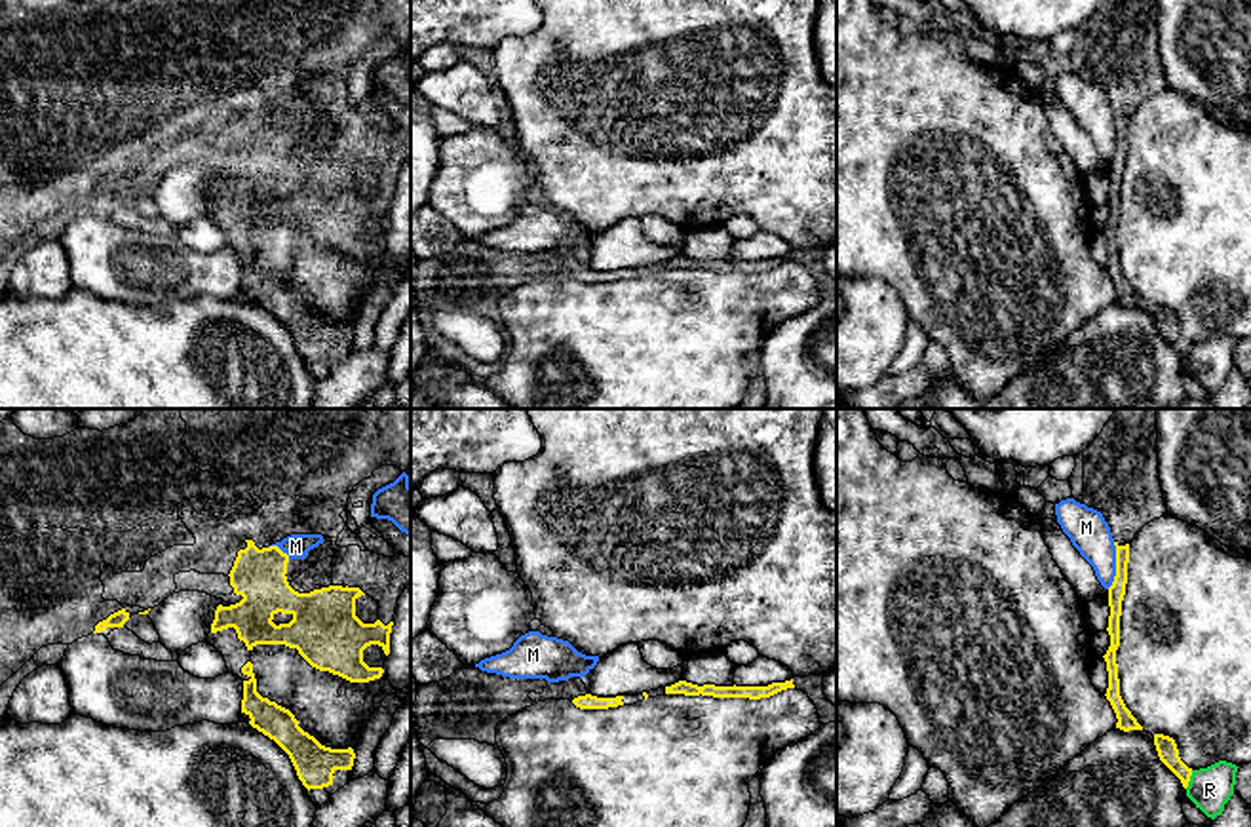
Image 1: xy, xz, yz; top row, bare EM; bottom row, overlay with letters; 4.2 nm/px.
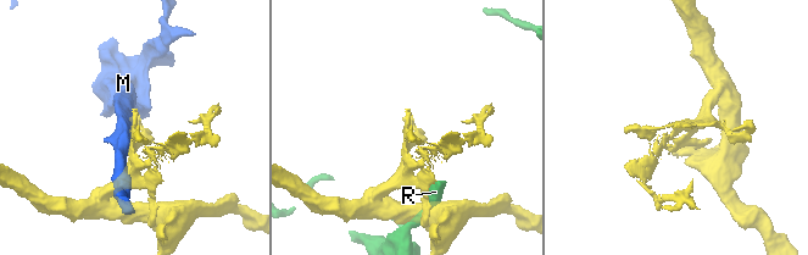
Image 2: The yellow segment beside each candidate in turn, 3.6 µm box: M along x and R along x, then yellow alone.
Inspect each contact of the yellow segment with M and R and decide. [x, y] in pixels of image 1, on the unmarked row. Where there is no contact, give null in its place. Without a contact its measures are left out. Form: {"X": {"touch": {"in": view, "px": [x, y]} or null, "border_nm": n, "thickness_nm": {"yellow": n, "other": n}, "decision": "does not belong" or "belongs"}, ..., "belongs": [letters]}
{"M": {"touch": {"in": "yz", "px": [1116, 139]}, "border_nm": 200, "thickness_nm": {"yellow": 70, "other": 170}, "decision": "does not belong"}, "R": {"touch": {"in": "yz", "px": [1189, 354]}, "border_nm": 90, "thickness_nm": {"yellow": 90, "other": 180}, "decision": "does not belong"}, "belongs": []}

